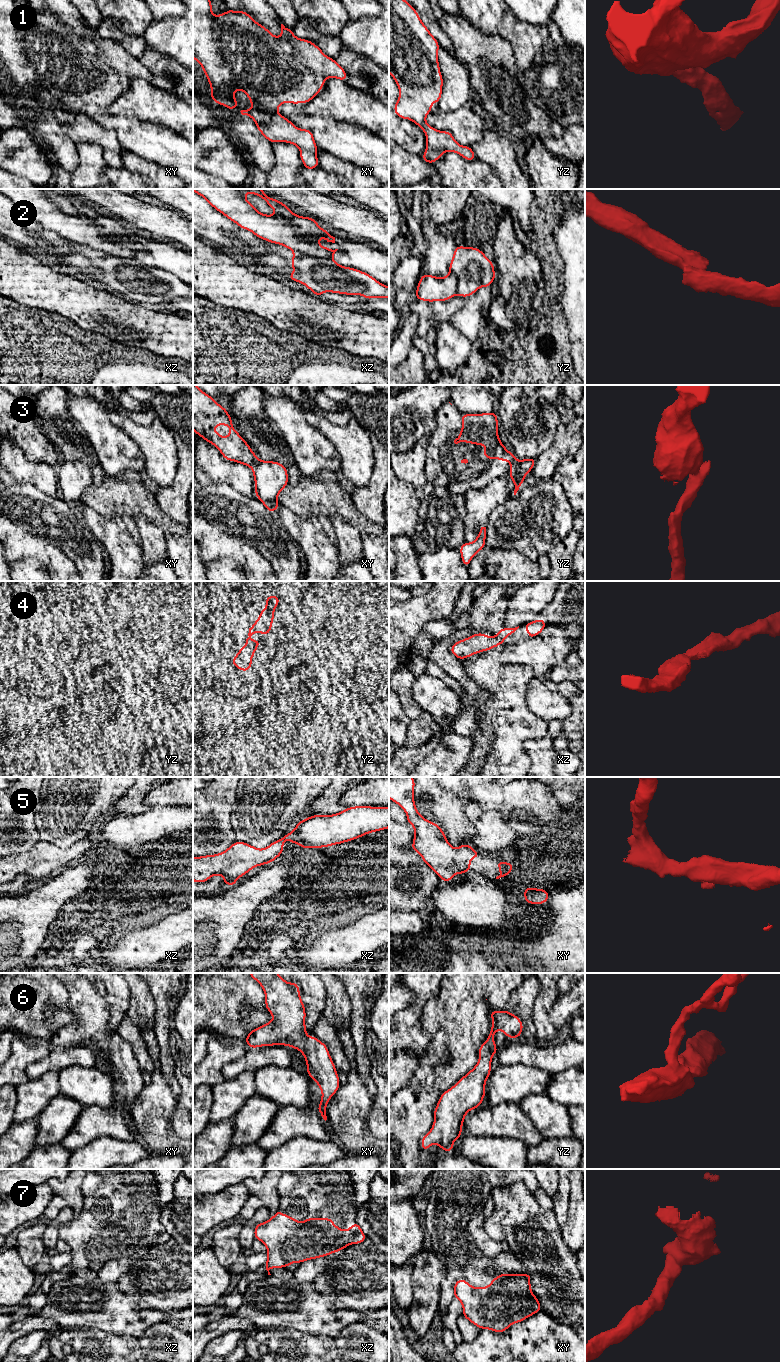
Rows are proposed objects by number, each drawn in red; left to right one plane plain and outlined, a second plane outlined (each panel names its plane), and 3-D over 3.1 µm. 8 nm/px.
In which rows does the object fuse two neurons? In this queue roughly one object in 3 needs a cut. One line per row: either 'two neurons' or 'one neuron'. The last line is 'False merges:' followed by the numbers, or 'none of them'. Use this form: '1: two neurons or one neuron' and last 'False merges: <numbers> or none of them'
1: one neuron
2: two neurons
3: two neurons
4: one neuron
5: one neuron
6: one neuron
7: one neuron
False merges: 2, 3

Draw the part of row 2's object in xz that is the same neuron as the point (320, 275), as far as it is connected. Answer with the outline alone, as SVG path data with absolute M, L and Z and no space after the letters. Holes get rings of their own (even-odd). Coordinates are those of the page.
M293 251L291 267L295 271L289 273L289 280L305 285L316 296L331 292L344 295L361 295L368 300L372 298L389 298L389 287L387 285L380 283L366 272L342 266L333 258L313 257Z

